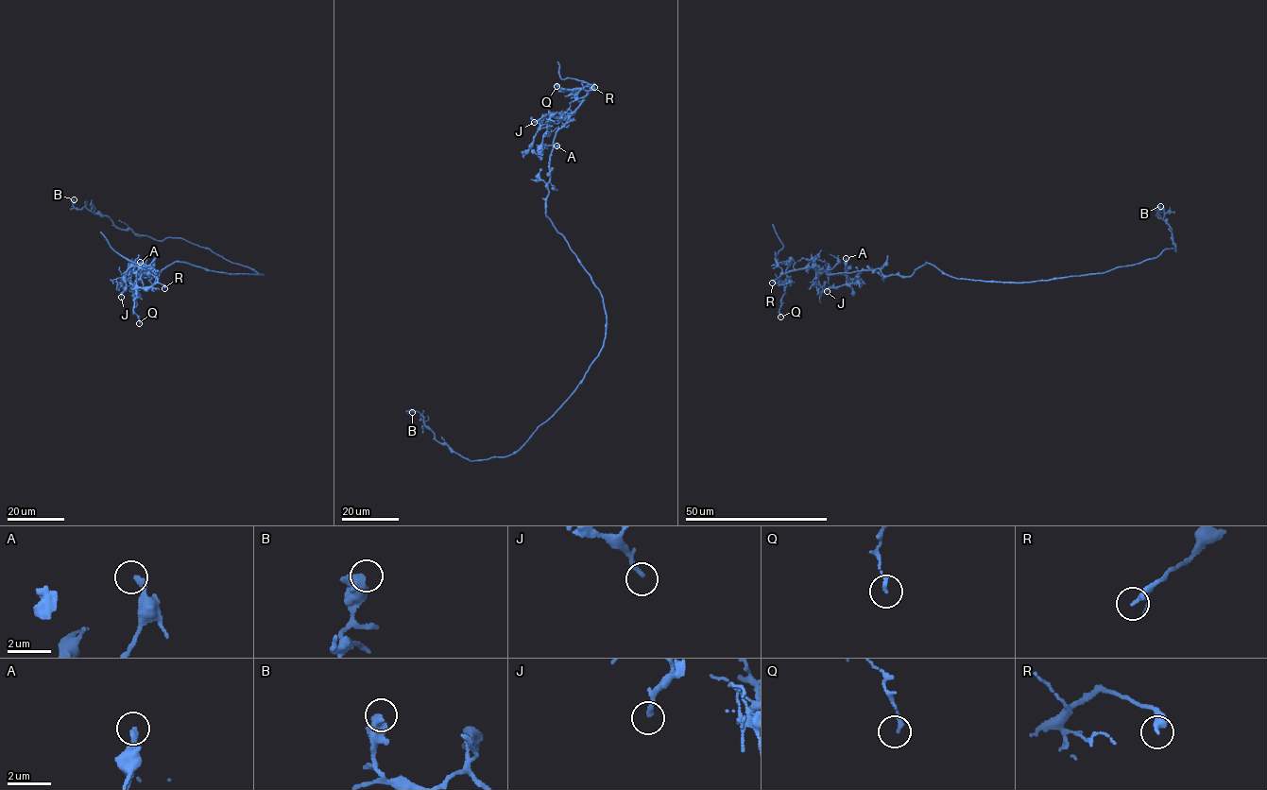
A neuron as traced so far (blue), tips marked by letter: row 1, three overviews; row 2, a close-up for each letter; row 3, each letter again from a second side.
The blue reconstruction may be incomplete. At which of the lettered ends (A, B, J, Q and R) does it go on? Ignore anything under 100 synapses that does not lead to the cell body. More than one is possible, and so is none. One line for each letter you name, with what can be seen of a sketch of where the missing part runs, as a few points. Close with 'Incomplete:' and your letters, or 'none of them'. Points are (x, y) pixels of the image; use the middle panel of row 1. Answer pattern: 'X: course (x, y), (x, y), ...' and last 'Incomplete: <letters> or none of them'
Incomplete: none of them

